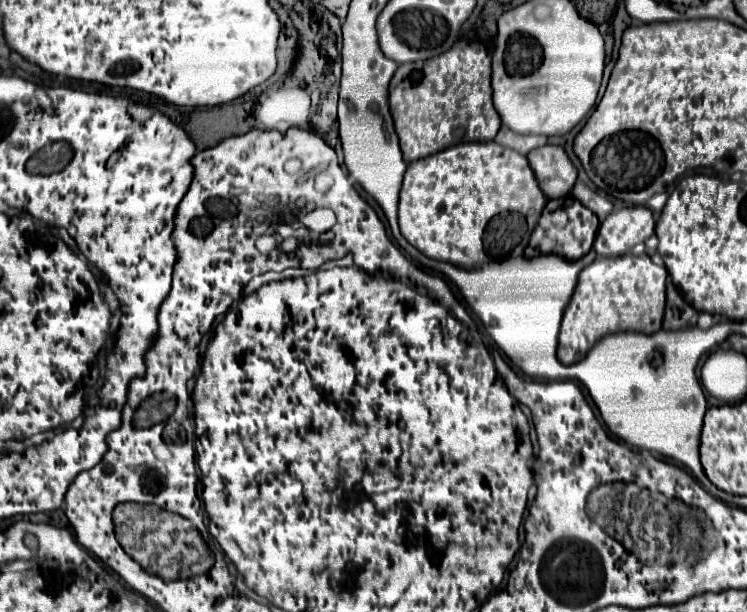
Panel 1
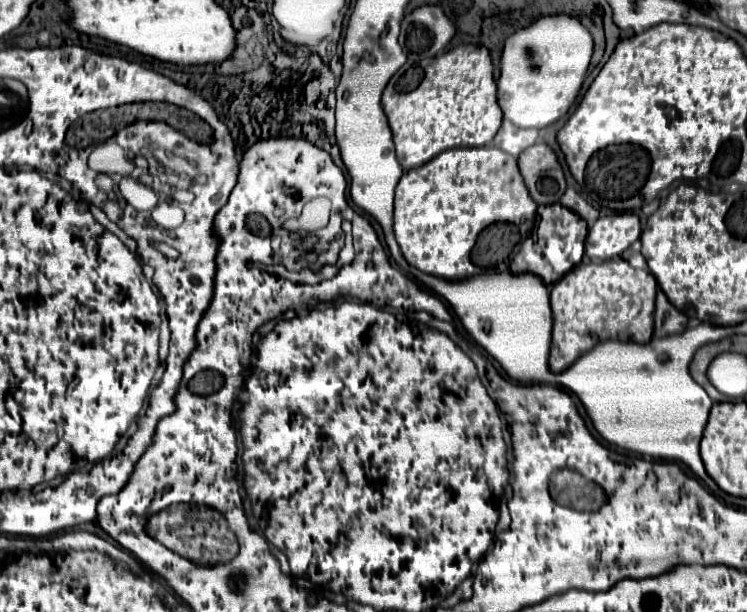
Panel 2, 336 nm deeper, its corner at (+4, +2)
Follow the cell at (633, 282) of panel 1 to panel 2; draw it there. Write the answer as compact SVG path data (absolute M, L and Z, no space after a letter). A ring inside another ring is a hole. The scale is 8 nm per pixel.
M607 260L601 264L579 264L569 270L551 288L551 308L553 308L553 342L549 368L553 372L567 370L579 356L589 352L595 344L605 340L621 342L649 342L653 336L653 312L655 312L655 292L657 280L649 270L637 270L629 266L627 260Z

